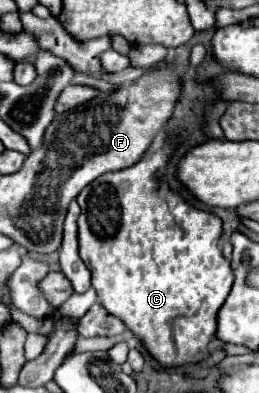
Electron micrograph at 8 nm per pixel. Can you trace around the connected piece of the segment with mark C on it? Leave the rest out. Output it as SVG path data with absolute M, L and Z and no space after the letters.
M180 134L168 136L160 148L146 152L134 166L102 174L102 178L96 178L76 198L82 210L78 216L80 256L92 272L92 286L100 304L144 340L148 352L164 366L198 362L208 356L206 348L216 332L216 314L234 282L230 262L222 256L218 246L222 220L212 212L188 204L166 180L160 182L158 178L158 170L164 168L166 172L180 144Z

